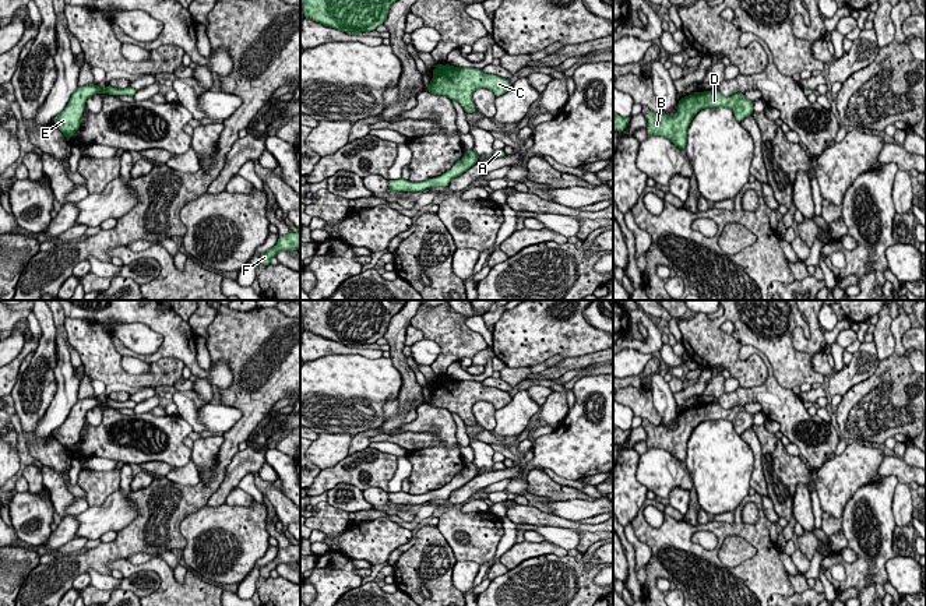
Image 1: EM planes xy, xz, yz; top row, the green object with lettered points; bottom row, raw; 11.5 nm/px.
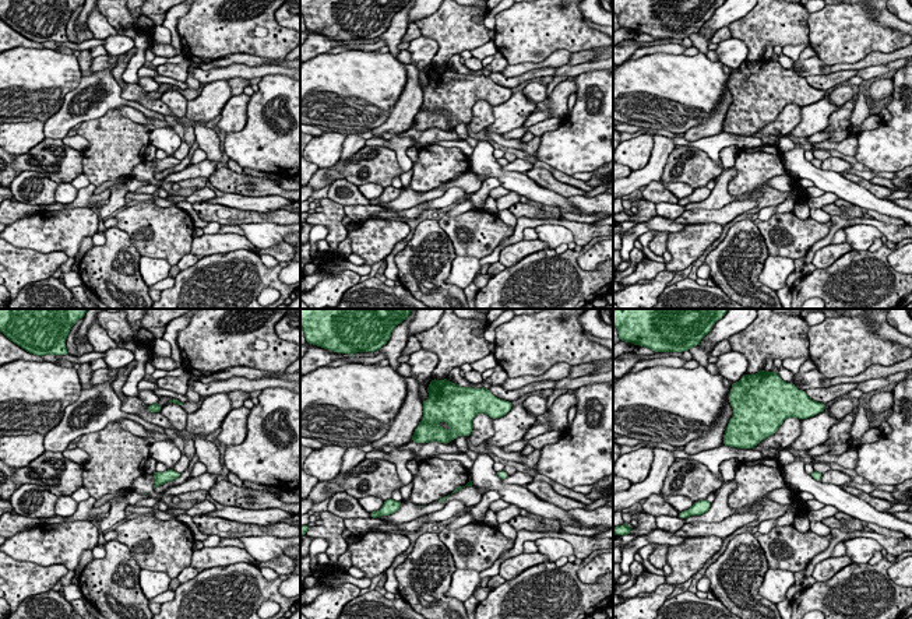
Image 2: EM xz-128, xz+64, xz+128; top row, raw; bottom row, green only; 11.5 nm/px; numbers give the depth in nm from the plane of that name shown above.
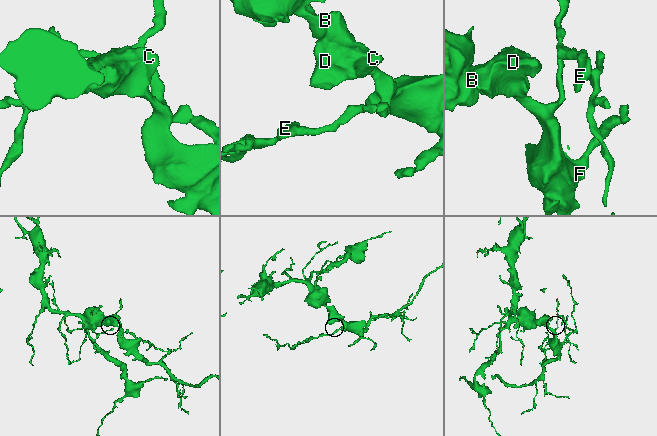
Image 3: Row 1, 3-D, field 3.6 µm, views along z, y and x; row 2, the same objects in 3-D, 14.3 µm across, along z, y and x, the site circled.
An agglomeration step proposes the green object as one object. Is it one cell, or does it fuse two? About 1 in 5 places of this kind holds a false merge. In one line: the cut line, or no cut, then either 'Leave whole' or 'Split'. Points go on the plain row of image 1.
No split. Leave whole

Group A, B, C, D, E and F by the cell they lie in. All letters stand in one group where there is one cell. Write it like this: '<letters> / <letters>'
A B C D E F

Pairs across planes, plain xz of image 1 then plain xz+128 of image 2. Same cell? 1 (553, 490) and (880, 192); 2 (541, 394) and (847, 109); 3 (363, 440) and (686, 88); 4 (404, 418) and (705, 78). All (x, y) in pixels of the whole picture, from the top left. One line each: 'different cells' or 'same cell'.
1: same cell
2: different cells
3: different cells
4: different cells

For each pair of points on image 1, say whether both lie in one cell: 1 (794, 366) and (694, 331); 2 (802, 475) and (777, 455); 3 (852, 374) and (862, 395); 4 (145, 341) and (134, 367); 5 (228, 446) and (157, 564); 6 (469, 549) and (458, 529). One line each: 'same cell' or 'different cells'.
1: same cell
2: same cell
3: different cells
4: different cells
5: different cells
6: same cell

